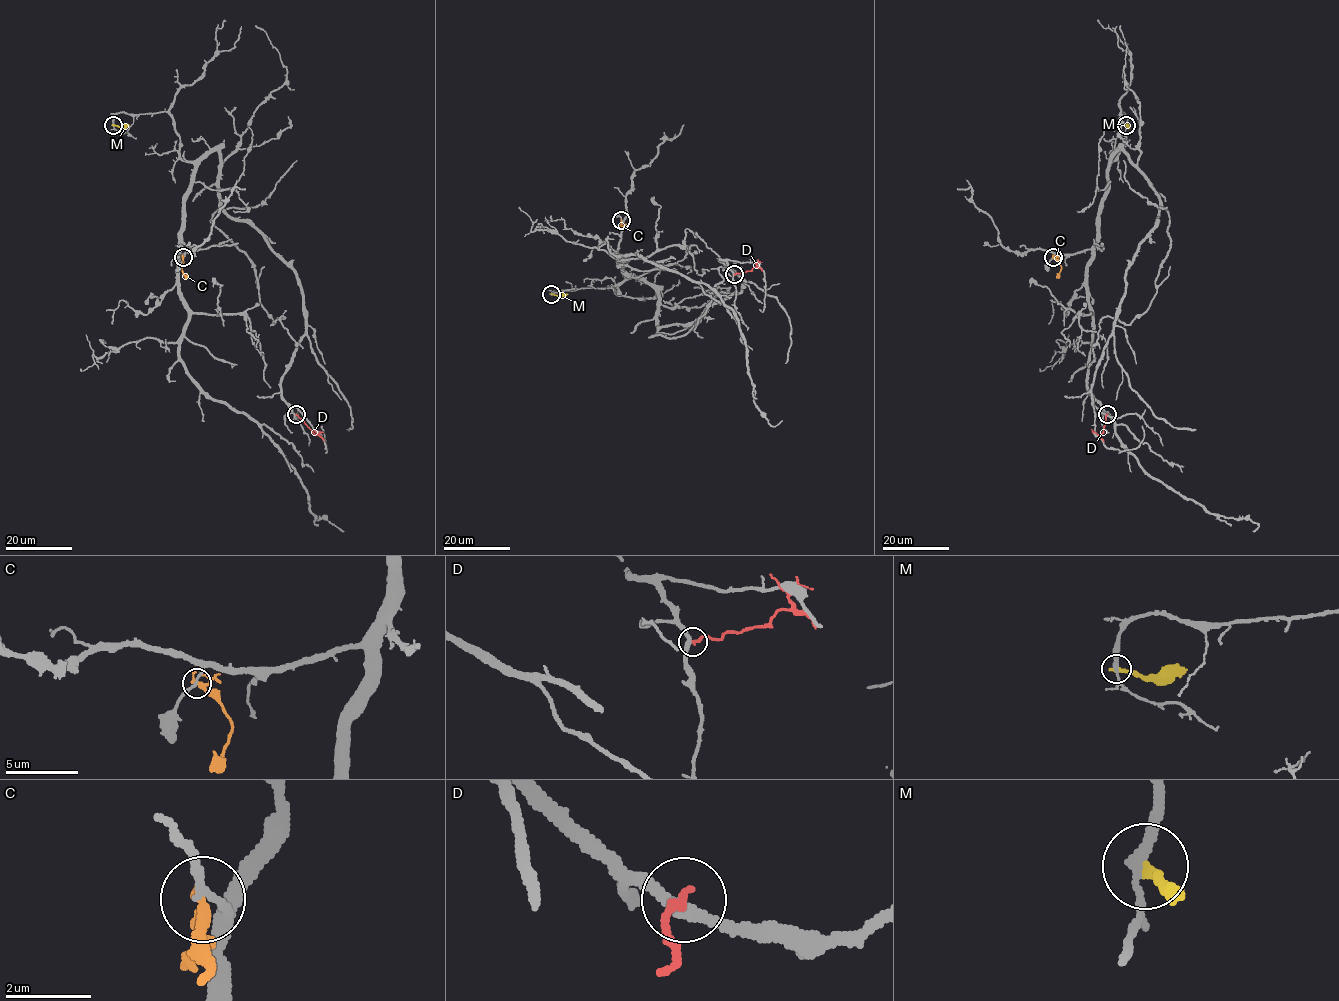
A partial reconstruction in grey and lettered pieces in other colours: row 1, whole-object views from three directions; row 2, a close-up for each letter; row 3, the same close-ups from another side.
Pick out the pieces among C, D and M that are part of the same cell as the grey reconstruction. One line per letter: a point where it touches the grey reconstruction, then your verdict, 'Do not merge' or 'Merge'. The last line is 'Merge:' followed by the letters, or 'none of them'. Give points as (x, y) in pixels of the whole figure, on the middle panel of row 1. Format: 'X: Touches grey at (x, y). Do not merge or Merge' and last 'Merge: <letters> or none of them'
C: Touches grey at (621, 220). Do not merge
D: Touches grey at (734, 274). Do not merge
M: Touches grey at (551, 294). Do not merge
Merge: none of them

